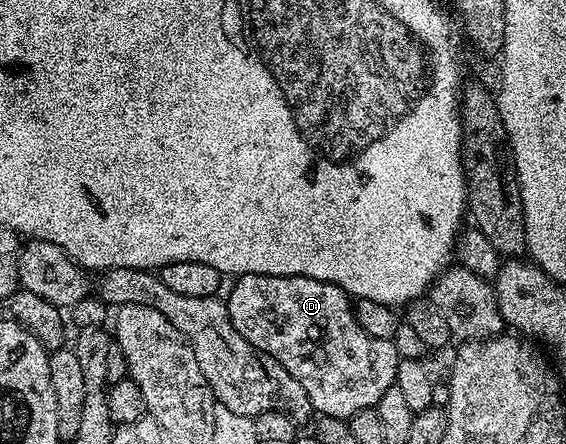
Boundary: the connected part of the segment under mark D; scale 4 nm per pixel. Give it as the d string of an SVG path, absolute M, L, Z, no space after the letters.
M246 274L237 279L234 290L230 290L230 294L226 297L226 303L228 305L228 313L230 314L230 322L234 326L234 330L238 330L238 334L242 334L242 338L246 338L246 342L250 342L250 346L254 346L263 352L269 352L292 375L298 382L298 386L302 386L302 390L306 390L306 398L310 398L313 409L320 416L333 416L334 418L348 421L354 414L358 414L358 410L375 408L378 401L382 398L382 394L386 394L386 390L390 390L395 385L396 371L401 362L396 345L393 344L392 340L383 340L382 338L372 337L368 334L359 322L356 321L354 304L348 293L330 282L318 282L318 278L306 278L305 276Z

